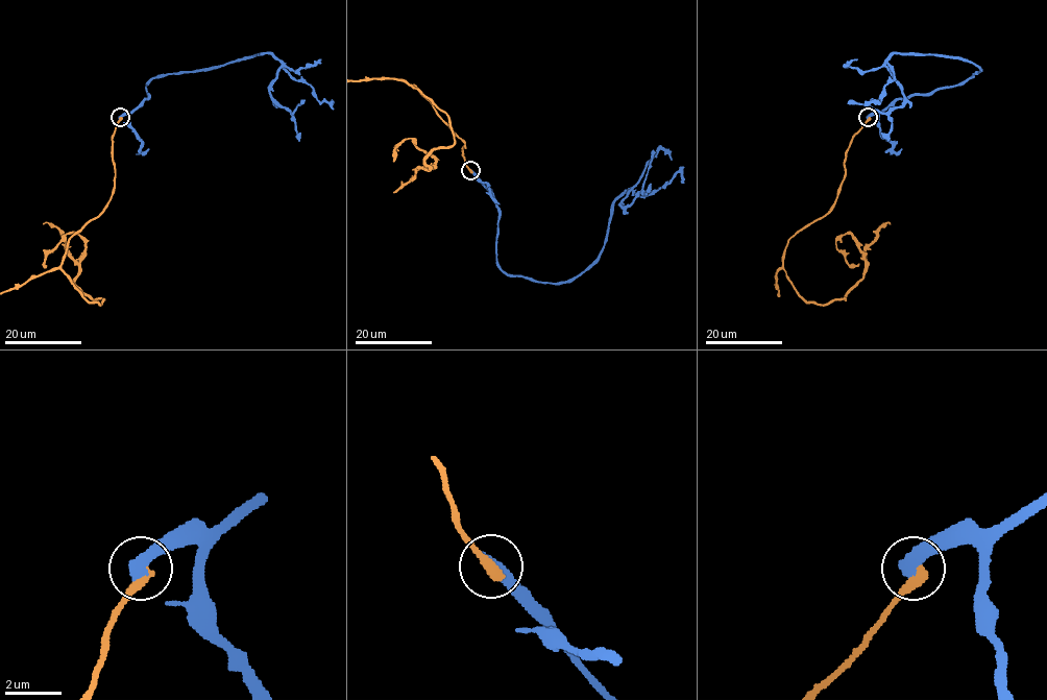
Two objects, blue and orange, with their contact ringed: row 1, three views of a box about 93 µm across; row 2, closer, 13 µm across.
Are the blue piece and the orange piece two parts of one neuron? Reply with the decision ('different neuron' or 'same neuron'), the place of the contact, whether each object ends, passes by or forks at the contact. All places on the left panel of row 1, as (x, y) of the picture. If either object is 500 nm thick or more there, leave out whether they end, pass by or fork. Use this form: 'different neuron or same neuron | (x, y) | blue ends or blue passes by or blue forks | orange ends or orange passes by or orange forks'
different neuron | (120, 117)

